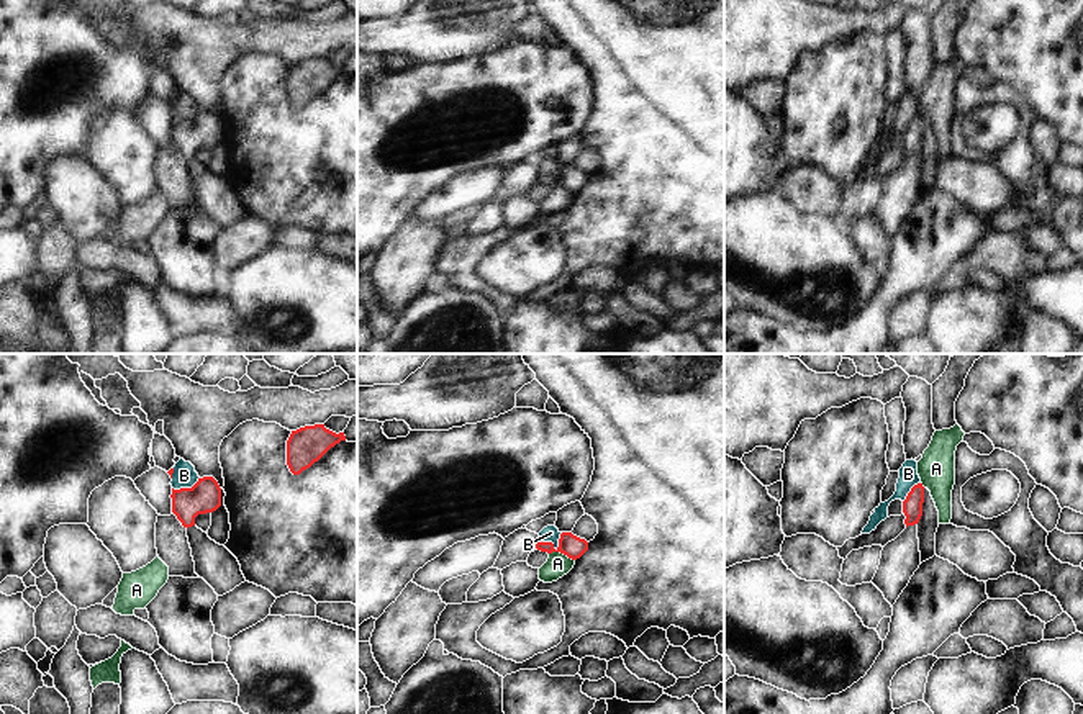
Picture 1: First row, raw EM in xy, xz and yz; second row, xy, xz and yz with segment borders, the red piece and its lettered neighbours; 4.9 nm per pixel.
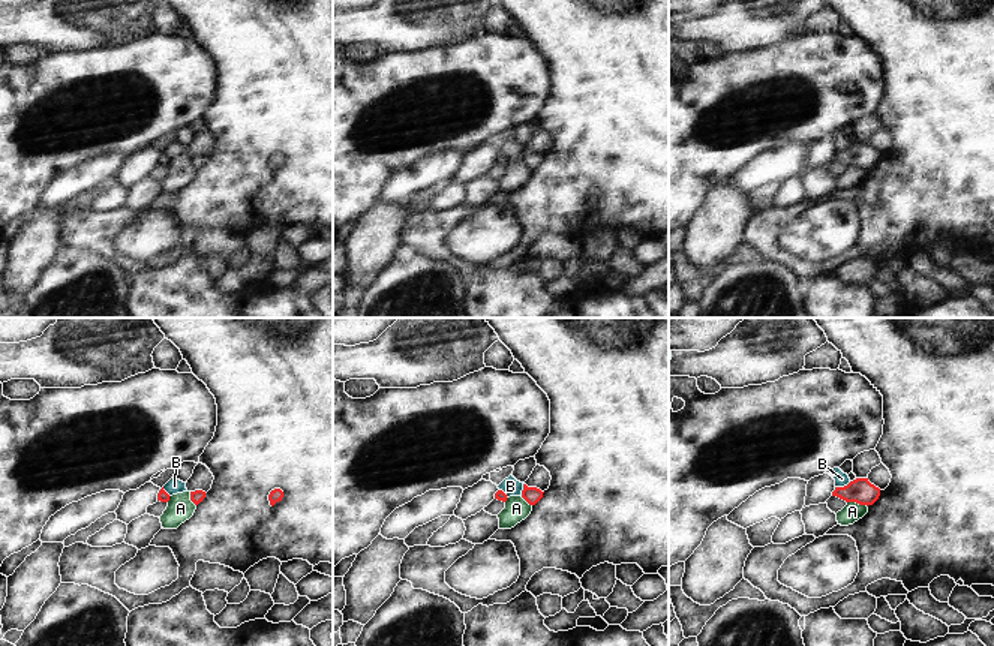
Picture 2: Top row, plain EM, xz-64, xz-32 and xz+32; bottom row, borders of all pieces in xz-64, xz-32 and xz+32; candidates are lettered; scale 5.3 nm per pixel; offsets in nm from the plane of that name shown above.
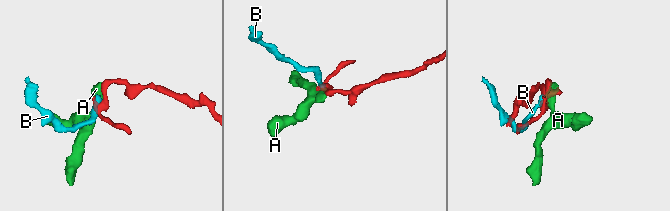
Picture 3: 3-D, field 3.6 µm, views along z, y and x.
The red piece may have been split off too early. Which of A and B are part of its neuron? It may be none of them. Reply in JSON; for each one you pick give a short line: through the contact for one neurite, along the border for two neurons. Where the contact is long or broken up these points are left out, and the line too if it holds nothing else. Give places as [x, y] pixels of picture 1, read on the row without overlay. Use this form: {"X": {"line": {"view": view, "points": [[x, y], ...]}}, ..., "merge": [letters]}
{"merge": []}

